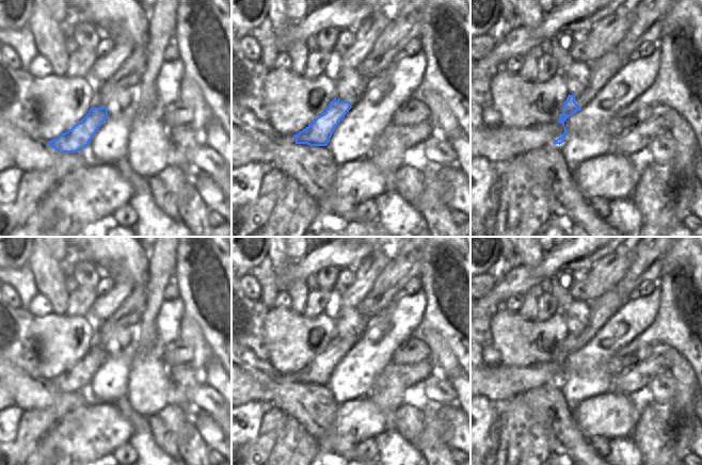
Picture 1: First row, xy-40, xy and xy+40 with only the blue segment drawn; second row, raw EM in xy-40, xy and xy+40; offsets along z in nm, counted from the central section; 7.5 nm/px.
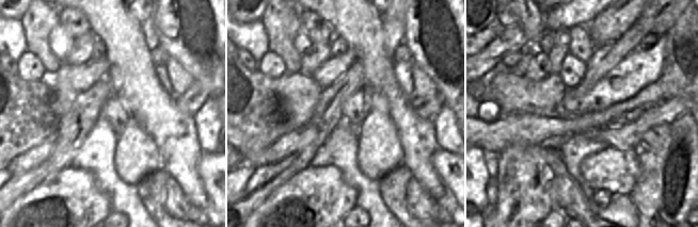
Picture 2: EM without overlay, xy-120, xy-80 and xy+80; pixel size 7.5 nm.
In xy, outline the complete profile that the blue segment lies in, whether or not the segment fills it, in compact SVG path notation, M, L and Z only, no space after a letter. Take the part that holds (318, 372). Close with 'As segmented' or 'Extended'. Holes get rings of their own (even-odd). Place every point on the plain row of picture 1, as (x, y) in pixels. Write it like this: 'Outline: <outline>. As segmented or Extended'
Outline: M335 336L320 355L293 374L296 383L326 385L334 369L351 347L350 340L337 340Z. As segmented

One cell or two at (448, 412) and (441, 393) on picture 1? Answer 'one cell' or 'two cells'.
two cells

